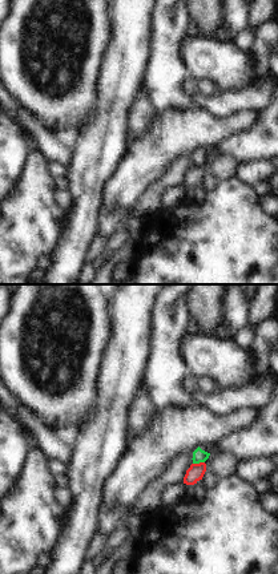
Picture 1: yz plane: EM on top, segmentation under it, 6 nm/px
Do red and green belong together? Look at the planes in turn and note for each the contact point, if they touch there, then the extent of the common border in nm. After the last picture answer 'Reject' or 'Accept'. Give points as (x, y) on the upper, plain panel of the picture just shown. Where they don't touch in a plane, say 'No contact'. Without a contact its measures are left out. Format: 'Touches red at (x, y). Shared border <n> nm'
Touches red at (200, 165). Shared border 70 nm.

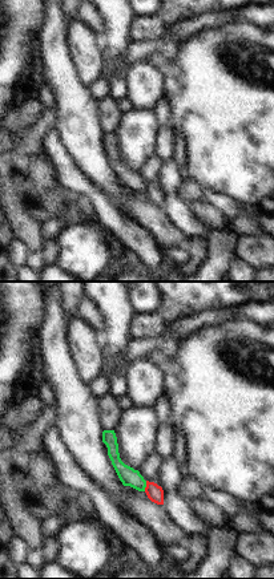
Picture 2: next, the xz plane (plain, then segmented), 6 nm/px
Touches red at (146, 189). Shared border 70 nm.

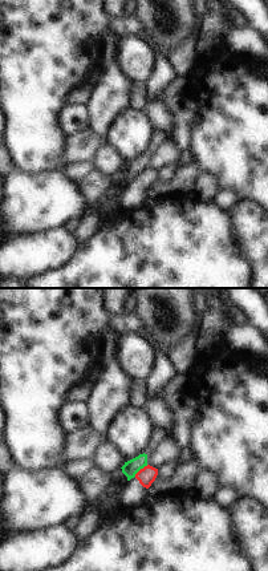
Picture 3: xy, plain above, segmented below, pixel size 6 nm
Touches red at (141, 171). Shared border 110 nm.

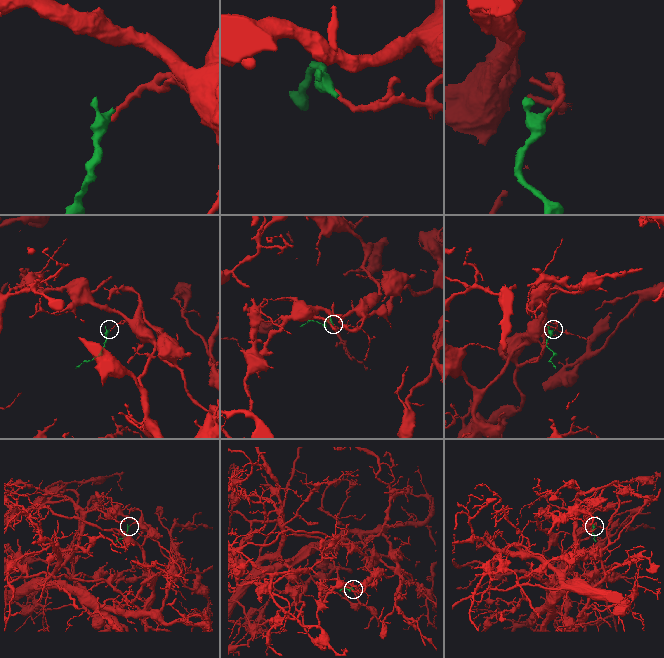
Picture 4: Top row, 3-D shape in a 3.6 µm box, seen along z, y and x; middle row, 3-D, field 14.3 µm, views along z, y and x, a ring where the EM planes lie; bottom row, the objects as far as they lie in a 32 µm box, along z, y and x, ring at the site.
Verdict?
Reject.

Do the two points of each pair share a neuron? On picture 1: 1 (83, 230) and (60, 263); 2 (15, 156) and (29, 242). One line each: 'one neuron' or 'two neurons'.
1: one neuron
2: two neurons

